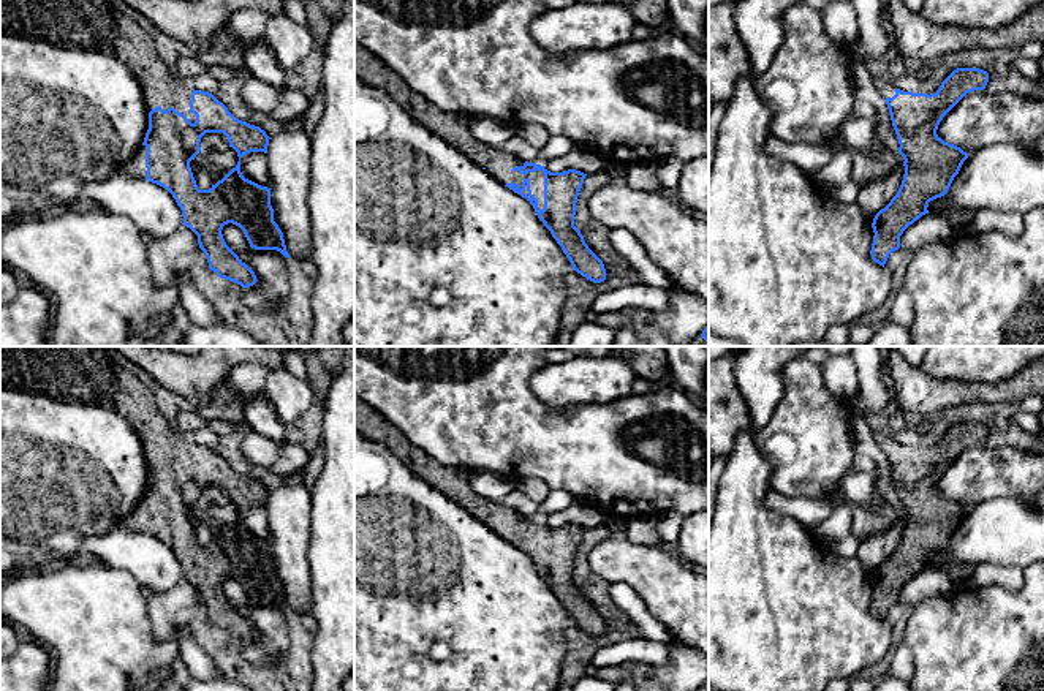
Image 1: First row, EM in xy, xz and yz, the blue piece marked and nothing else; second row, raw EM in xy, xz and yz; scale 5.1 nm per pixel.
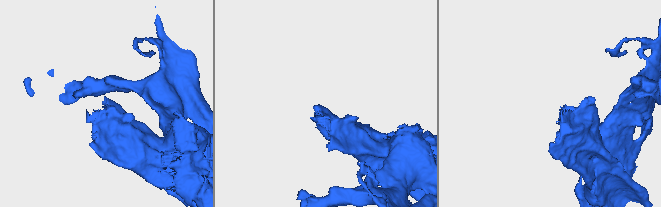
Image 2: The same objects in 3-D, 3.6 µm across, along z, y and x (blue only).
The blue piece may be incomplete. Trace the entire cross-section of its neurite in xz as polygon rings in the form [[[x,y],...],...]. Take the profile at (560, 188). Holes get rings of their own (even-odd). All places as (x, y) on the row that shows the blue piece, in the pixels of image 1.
[[[354,40],[354,76],[384,92],[426,130],[482,166],[500,183],[525,198],[569,259],[573,270],[593,283],[606,280],[603,261],[588,248],[574,226],[576,202],[587,174],[568,169],[550,172],[541,164],[522,161],[501,149],[478,141],[468,117],[444,112],[413,92],[376,55]]]

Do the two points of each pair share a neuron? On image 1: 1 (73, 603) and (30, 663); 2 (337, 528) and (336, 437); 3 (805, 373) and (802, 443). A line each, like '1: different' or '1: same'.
1: different
2: same
3: same

